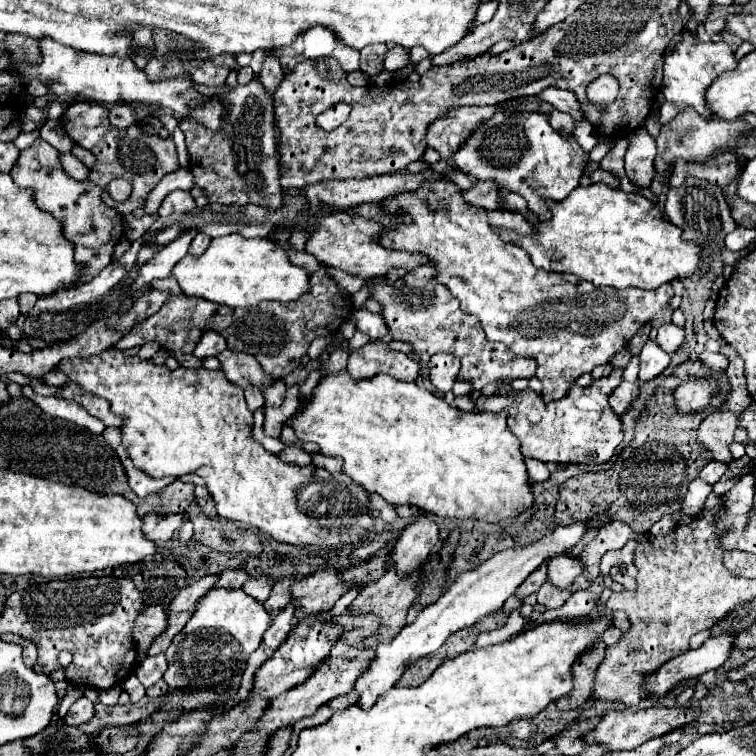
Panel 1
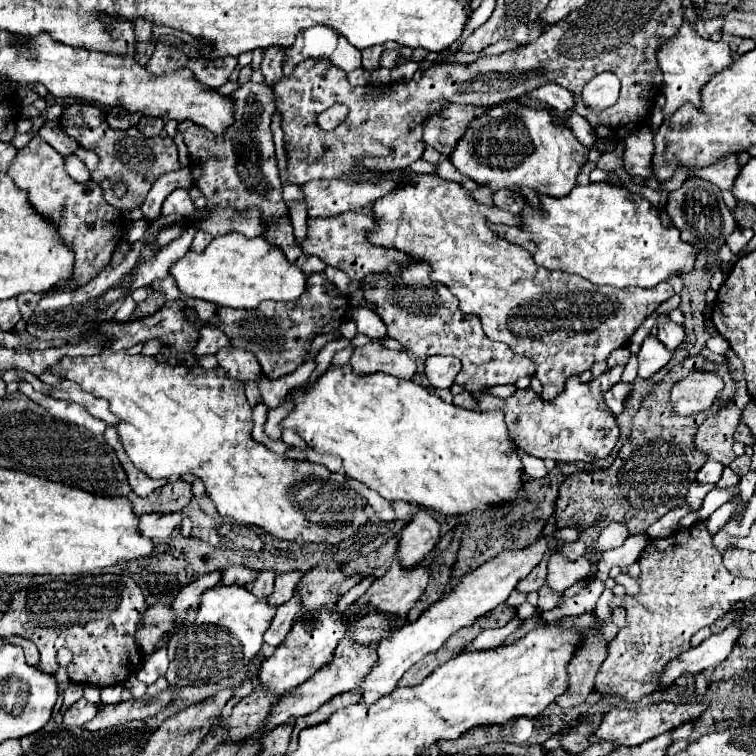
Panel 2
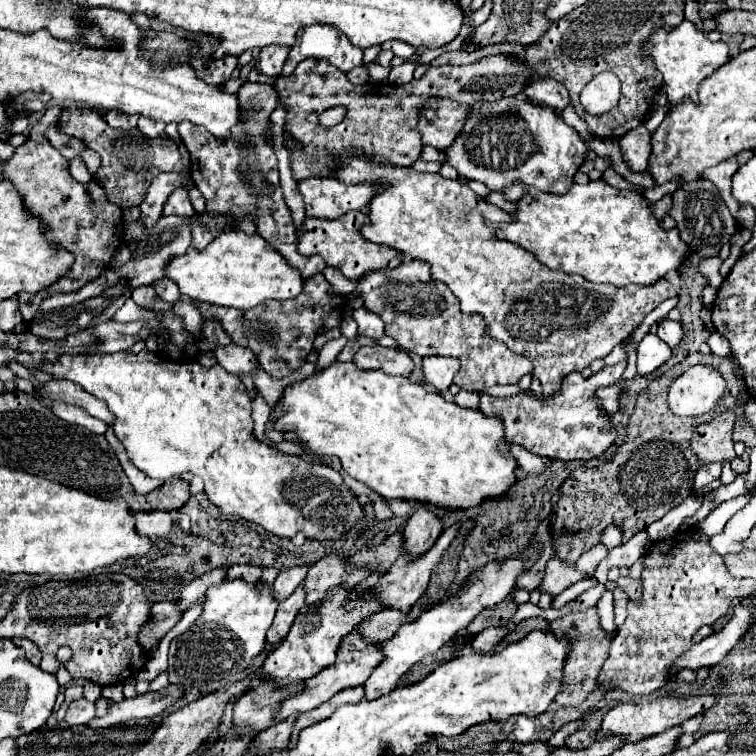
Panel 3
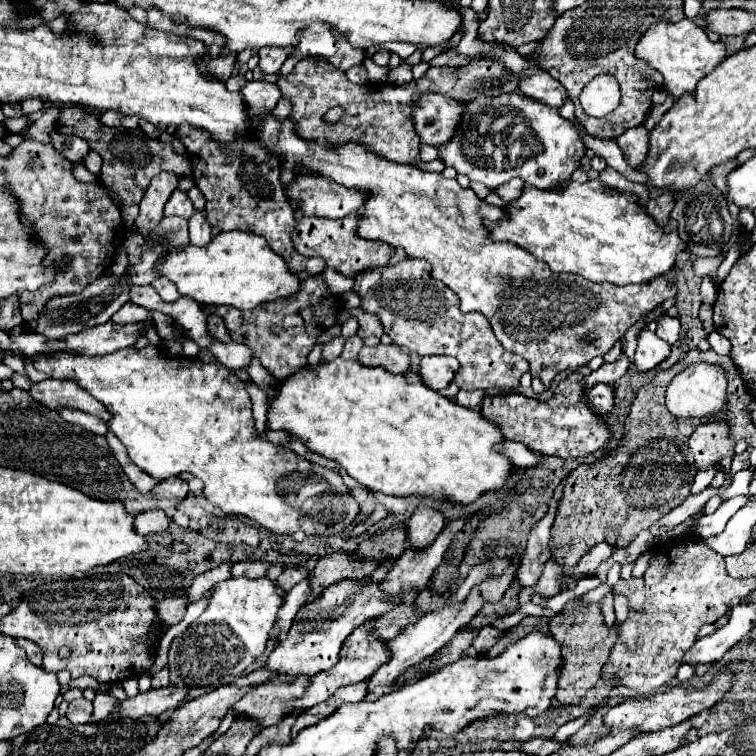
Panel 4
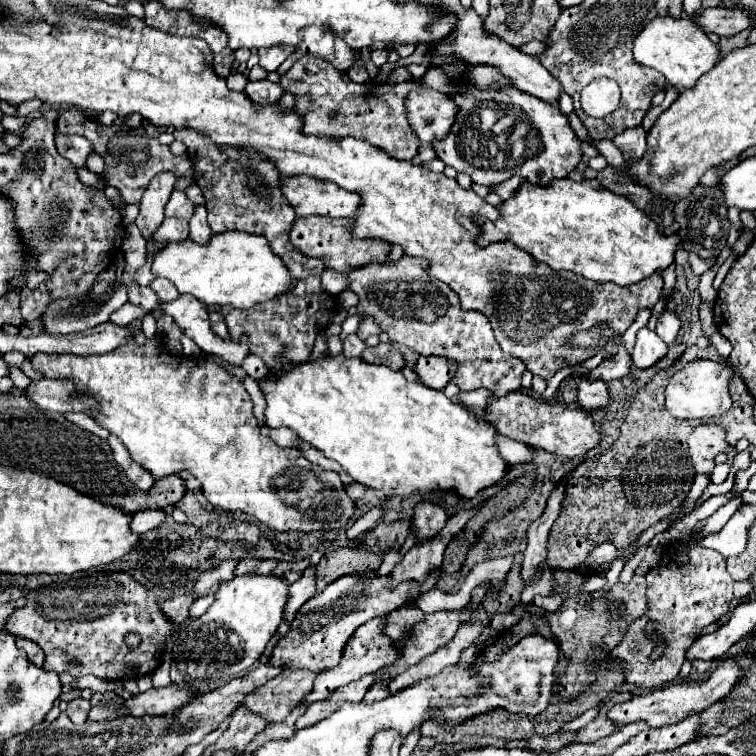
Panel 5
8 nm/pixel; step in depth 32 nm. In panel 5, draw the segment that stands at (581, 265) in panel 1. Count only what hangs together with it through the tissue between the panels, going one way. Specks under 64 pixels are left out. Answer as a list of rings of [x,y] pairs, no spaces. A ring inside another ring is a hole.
[[[564,178],[554,180],[550,186],[532,186],[524,182],[518,192],[498,208],[500,218],[496,222],[480,220],[480,228],[484,228],[484,236],[480,240],[482,244],[510,240],[518,248],[532,254],[536,260],[546,262],[552,270],[572,270],[594,282],[614,282],[618,286],[636,284],[654,272],[666,270],[674,262],[674,254],[682,242],[678,234],[664,236],[656,222],[646,216],[646,212],[636,208],[630,198],[602,188],[598,180],[574,182]]]

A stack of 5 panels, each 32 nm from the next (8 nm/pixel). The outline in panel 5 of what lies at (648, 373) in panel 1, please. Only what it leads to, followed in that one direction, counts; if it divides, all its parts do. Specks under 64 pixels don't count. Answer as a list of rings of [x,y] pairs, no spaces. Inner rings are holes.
[[[642,328],[636,336],[636,348],[632,354],[632,362],[636,368],[652,368],[658,360],[662,360],[668,354],[668,344],[656,336],[654,330]]]

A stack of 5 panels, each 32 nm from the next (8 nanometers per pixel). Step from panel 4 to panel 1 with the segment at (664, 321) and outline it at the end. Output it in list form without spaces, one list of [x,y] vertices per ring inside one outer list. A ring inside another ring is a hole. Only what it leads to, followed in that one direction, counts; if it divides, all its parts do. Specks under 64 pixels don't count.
[[[664,324],[658,328],[658,336],[656,336],[656,344],[668,352],[668,354],[674,354],[676,348],[684,342],[684,330],[674,326],[674,324]]]

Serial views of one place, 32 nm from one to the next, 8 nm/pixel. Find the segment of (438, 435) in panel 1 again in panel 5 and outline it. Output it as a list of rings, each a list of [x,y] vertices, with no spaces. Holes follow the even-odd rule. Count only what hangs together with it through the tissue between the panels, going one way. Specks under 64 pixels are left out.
[[[342,354],[336,356],[336,358],[318,358],[316,362],[304,362],[300,366],[292,366],[288,370],[288,364],[284,362],[286,366],[286,372],[282,376],[276,376],[276,374],[270,374],[268,380],[262,380],[260,382],[260,388],[266,396],[266,402],[268,402],[268,408],[266,408],[266,426],[270,428],[290,428],[294,430],[304,442],[308,442],[310,446],[314,446],[316,450],[324,452],[326,458],[332,458],[336,460],[356,482],[368,486],[368,488],[374,488],[374,490],[380,490],[384,492],[386,496],[410,496],[410,494],[432,494],[432,492],[454,492],[458,498],[462,500],[472,500],[480,490],[488,488],[488,486],[494,486],[494,484],[500,484],[506,476],[506,470],[508,470],[508,462],[498,454],[498,444],[496,444],[496,436],[498,436],[498,430],[486,422],[486,420],[478,420],[468,408],[464,408],[462,404],[454,404],[452,400],[448,400],[444,396],[444,392],[440,390],[432,390],[428,386],[424,386],[422,382],[408,382],[404,378],[402,372],[392,372],[390,368],[384,368],[384,366],[376,366],[376,364],[364,364],[364,360],[360,358],[344,358]]]

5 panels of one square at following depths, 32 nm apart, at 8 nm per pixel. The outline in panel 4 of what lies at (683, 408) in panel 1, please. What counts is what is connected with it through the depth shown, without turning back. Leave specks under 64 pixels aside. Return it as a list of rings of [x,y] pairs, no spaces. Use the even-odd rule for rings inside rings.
[[[706,362],[688,366],[670,382],[666,390],[666,406],[678,418],[712,416],[726,406],[726,374],[718,366]]]

